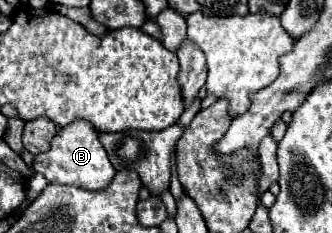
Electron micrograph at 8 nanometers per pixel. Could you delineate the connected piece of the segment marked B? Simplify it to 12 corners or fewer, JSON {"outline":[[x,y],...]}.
{"outline":[[84,119],[60,127],[34,169],[50,183],[108,187],[112,167]]}

